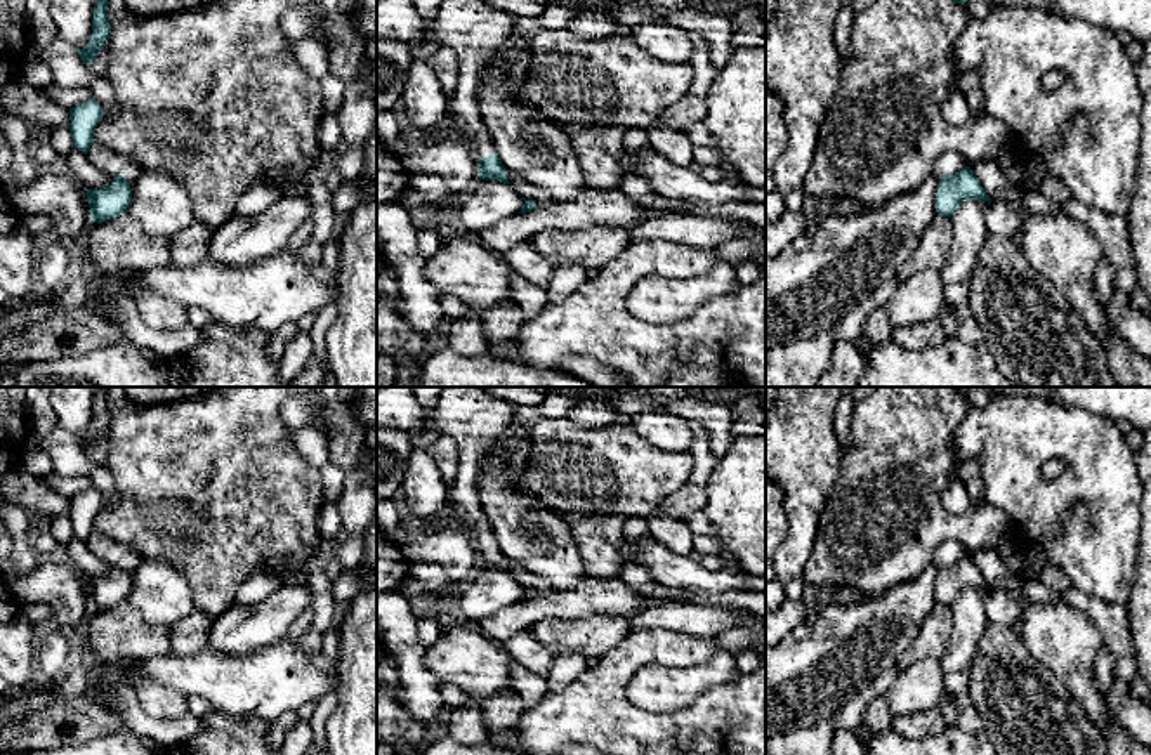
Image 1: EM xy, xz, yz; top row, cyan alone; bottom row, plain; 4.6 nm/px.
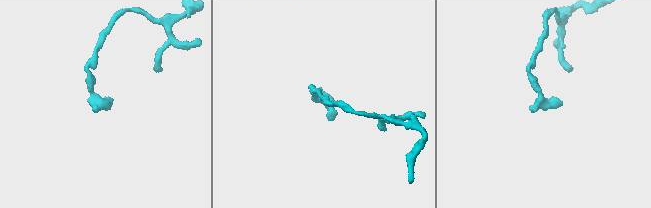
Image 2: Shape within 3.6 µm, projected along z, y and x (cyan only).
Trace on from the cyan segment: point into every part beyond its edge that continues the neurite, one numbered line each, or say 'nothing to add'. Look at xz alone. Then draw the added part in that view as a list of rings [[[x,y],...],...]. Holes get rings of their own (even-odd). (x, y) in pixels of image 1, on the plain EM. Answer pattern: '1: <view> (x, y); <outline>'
1: xz (474, 419); [[[444,387],[436,408],[425,415],[424,425],[434,425],[441,434],[450,436],[458,446],[458,477],[450,486],[453,505],[453,524],[467,531],[476,547],[497,542],[490,521],[483,510],[476,483],[481,470],[481,458],[502,437],[502,432],[514,422],[516,406],[490,394],[486,387]]]

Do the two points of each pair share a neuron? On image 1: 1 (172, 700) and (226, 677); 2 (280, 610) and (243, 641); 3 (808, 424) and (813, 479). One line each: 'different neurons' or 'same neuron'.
1: different neurons
2: same neuron
3: same neuron

